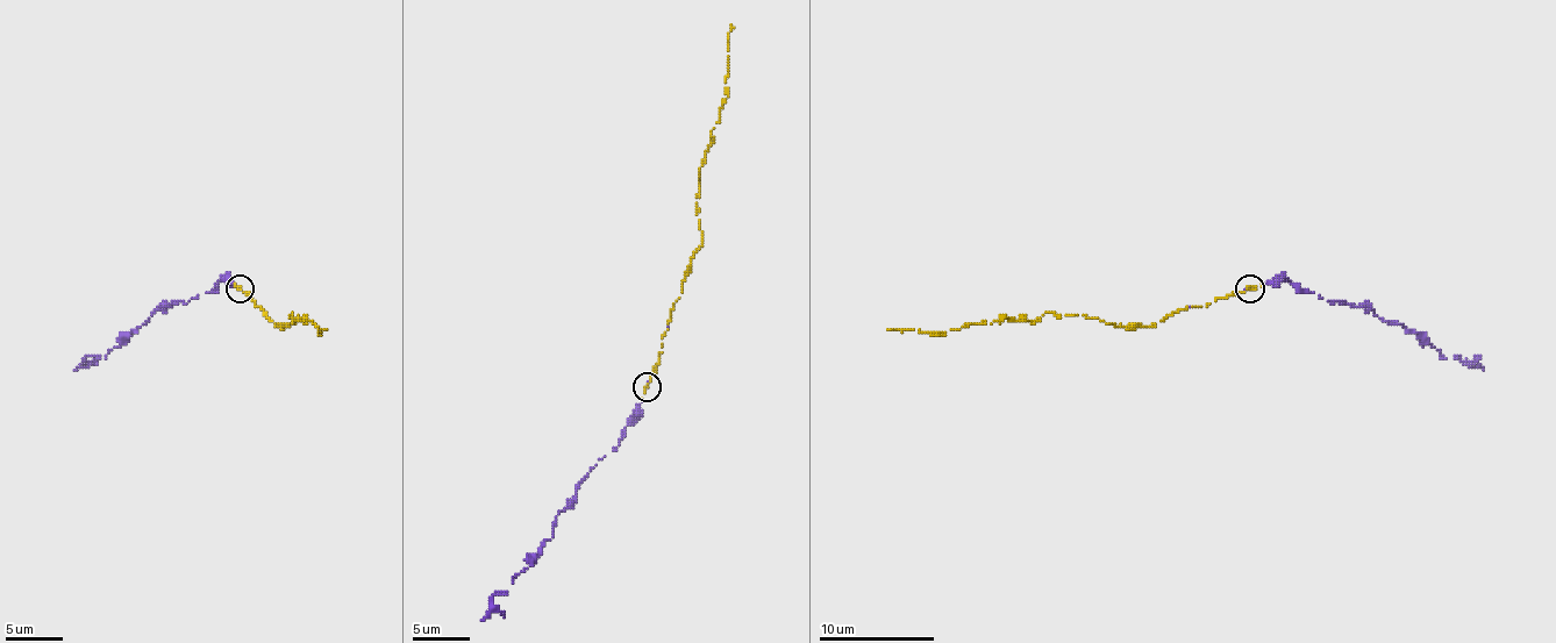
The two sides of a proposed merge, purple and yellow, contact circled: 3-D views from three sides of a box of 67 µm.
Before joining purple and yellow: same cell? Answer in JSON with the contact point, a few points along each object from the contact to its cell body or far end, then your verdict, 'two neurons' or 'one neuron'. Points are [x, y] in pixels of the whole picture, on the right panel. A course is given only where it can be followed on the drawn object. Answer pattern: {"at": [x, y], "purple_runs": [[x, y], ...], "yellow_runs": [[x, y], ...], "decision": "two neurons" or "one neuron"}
{"at": [1249, 288], "purple_runs": [[1250, 290], [1287, 280], [1330, 304], [1368, 307], [1379, 318], [1417, 333], [1446, 358], [1457, 356], [1483, 370]], "yellow_runs": [[1247, 290], [1207, 307], [1178, 309], [1149, 327], [1046, 312], [1032, 321], [1000, 318], [940, 333], [887, 329]], "decision": "one neuron"}

